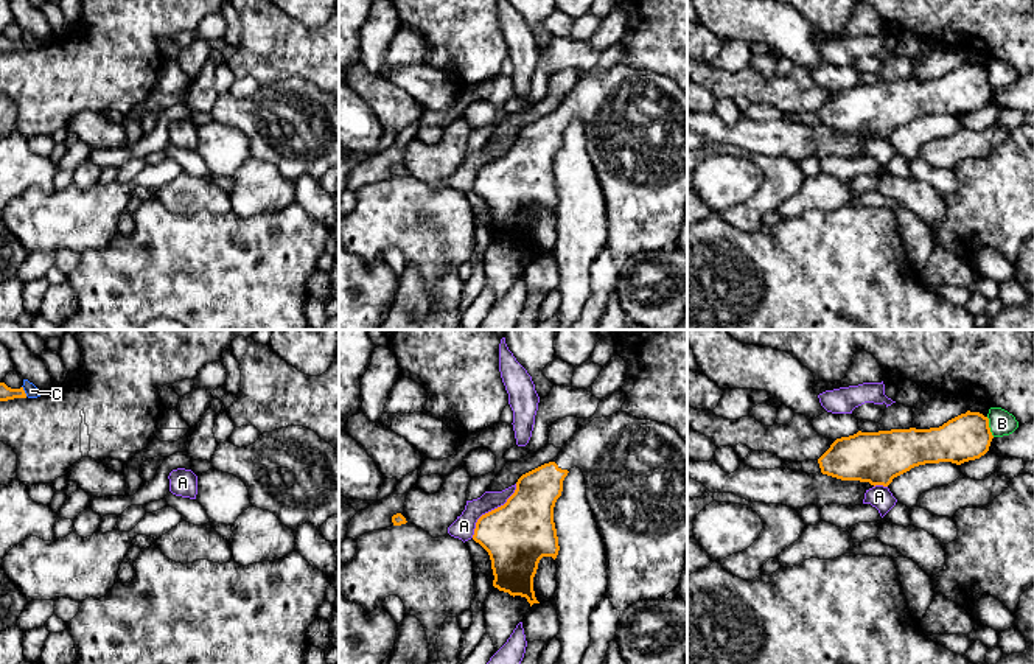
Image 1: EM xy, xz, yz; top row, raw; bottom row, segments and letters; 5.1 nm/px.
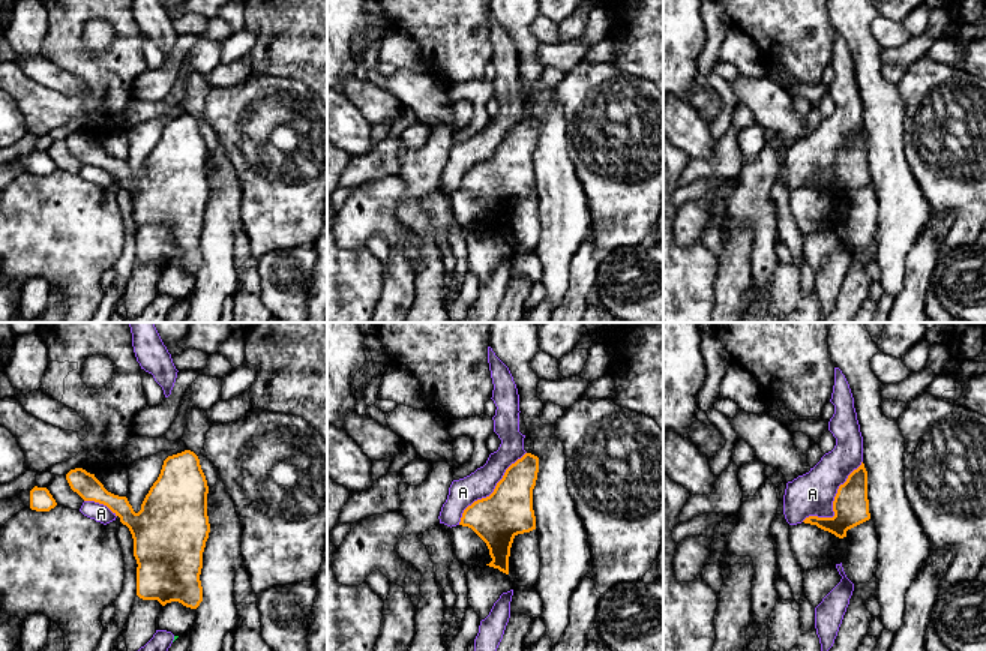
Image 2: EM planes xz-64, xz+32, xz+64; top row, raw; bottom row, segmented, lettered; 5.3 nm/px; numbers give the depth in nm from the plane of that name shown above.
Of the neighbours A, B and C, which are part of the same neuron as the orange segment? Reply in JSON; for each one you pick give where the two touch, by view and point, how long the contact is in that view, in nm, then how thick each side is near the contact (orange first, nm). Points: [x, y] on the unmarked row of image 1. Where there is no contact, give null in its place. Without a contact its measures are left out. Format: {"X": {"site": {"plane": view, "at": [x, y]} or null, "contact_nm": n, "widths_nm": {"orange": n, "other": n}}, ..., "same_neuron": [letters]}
{"same_neuron": []}

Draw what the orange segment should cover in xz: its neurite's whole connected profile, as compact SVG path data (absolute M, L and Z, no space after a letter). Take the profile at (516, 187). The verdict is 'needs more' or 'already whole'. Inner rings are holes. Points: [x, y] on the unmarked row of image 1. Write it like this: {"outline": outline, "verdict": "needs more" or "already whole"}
{"outline": "M627 64L594 70L561 98L560 106L516 134L507 154L482 166L473 191L490 207L493 238L540 255L533 229L543 208L558 207L554 159L571 120L580 120L586 151L606 201L606 247L617 263L638 252L661 252L676 243L687 210L687 95L669 76Z", "verdict": "needs more"}

